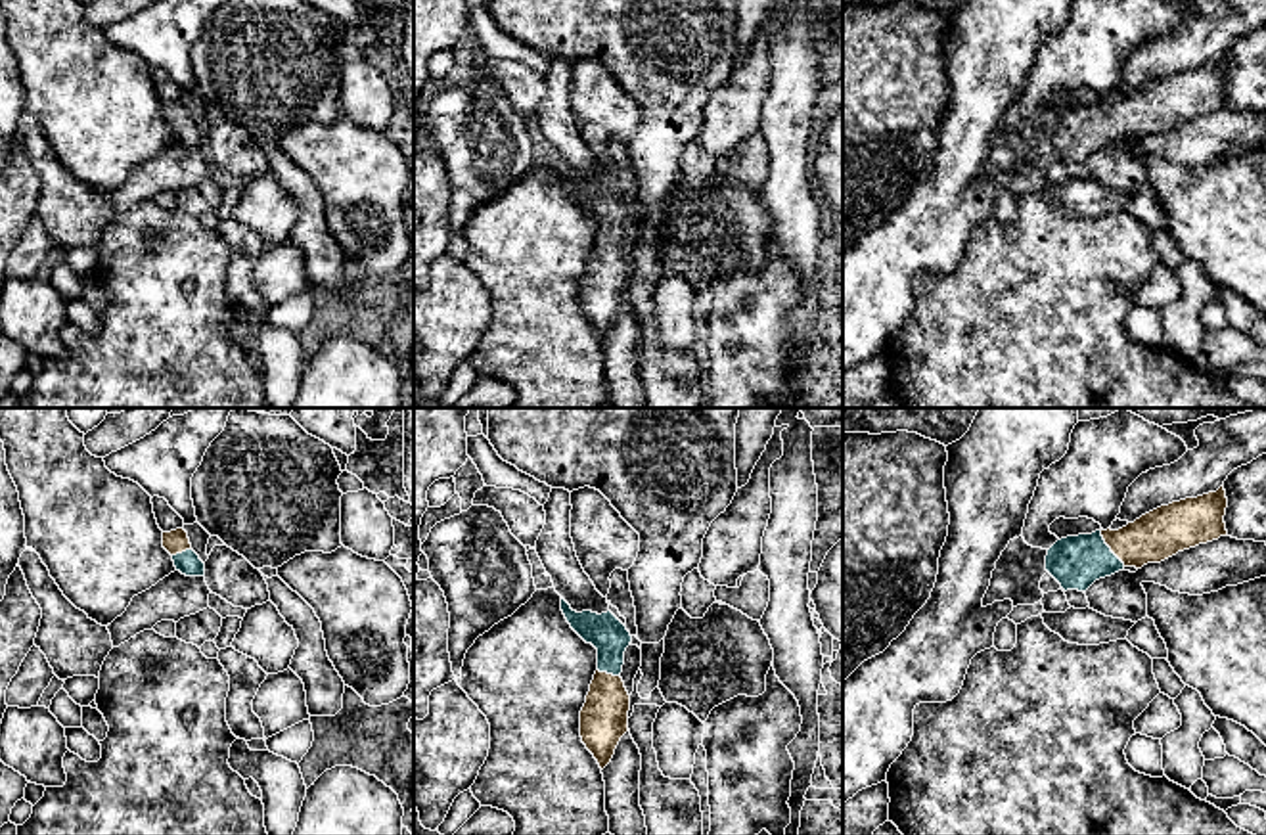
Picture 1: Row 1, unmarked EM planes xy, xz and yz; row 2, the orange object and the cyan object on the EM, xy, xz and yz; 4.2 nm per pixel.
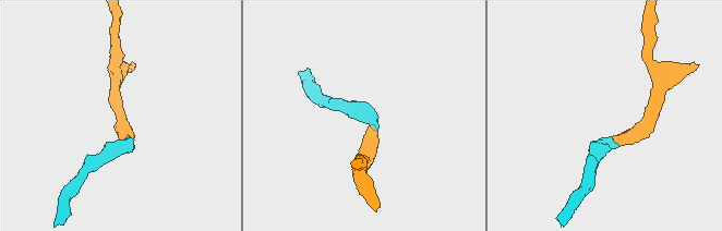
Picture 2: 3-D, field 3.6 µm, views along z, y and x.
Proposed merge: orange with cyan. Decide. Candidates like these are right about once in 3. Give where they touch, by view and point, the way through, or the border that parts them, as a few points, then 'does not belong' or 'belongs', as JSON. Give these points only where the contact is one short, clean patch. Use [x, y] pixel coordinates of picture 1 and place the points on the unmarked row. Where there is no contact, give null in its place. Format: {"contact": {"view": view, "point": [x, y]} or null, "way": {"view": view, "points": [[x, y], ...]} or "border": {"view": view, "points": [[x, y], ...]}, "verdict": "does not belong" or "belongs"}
{"contact": {"view": "yz", "point": [1109, 117]}, "way": {"view": "yz", "points": [[1165, 102], [1132, 117], [1109, 117], [1102, 125], [1077, 133]]}, "verdict": "belongs"}

